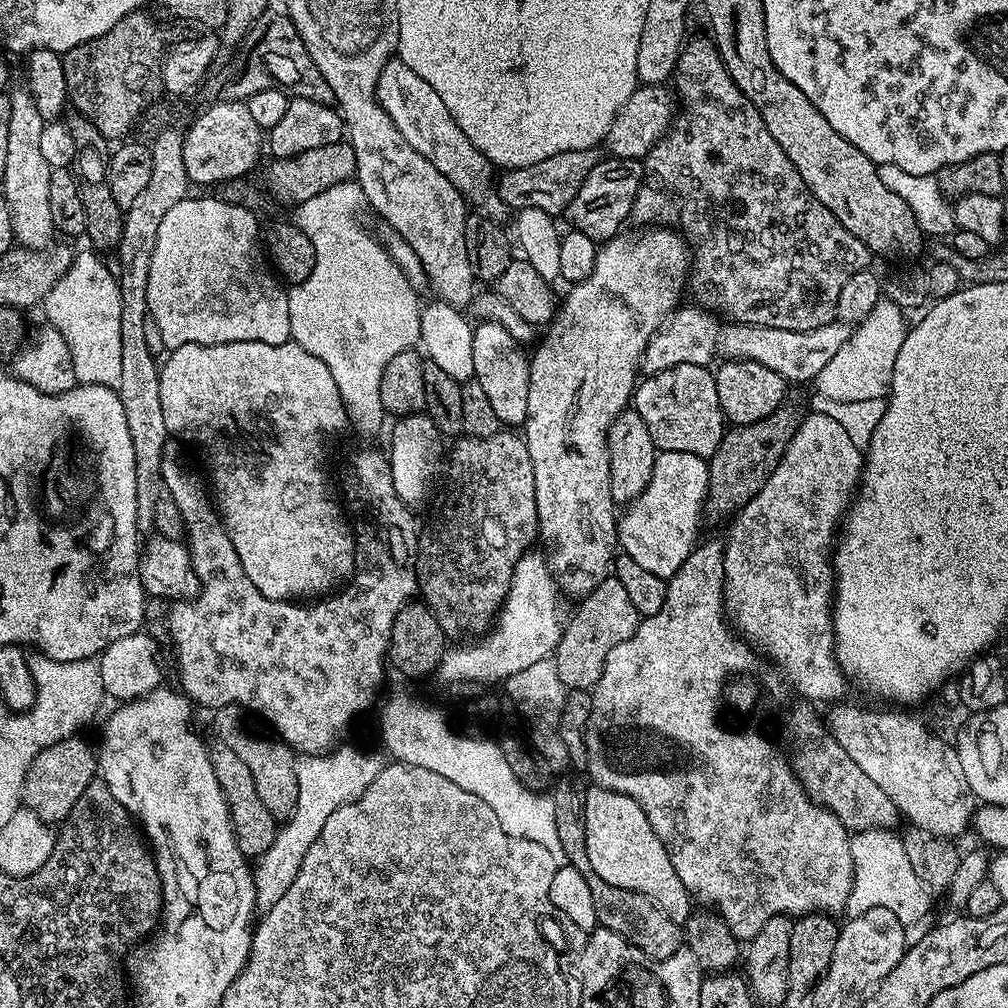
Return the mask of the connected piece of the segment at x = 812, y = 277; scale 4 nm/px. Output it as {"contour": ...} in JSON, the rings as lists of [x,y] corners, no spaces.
{"contour":[[[689,39],[685,43],[676,63],[675,80],[674,96],[678,101],[679,112],[672,127],[648,151],[648,155],[642,161],[644,177],[642,186],[638,186],[638,194],[634,198],[631,219],[637,220],[640,223],[637,225],[640,226],[667,226],[673,230],[679,229],[684,239],[688,241],[692,253],[687,291],[690,296],[692,292],[693,298],[696,299],[693,301],[699,307],[709,309],[721,317],[728,316],[724,318],[737,324],[774,326],[774,330],[809,332],[818,330],[818,326],[833,323],[838,310],[838,294],[842,294],[842,286],[846,286],[846,278],[851,278],[853,274],[865,271],[869,267],[870,253],[867,246],[858,238],[854,238],[854,234],[850,234],[850,230],[846,230],[846,226],[842,226],[842,222],[838,222],[838,218],[834,218],[834,214],[830,214],[830,210],[826,210],[826,206],[822,206],[822,202],[818,202],[818,198],[814,198],[810,194],[810,190],[806,186],[806,182],[802,182],[802,174],[798,174],[794,162],[790,162],[790,158],[786,158],[782,146],[778,146],[778,142],[774,142],[770,130],[766,130],[766,122],[762,122],[762,114],[758,114],[754,102],[750,102],[746,98],[746,94],[742,94],[742,90],[738,90],[734,78],[730,78],[720,57],[720,51],[716,49],[715,43],[711,39]]]}

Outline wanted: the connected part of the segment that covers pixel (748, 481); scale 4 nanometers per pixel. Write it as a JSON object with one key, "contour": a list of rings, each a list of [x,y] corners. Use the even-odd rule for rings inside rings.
{"contour":[[[792,398],[785,399],[783,404],[774,410],[774,414],[766,414],[766,418],[758,418],[758,422],[737,424],[729,427],[724,433],[722,442],[718,442],[718,450],[714,450],[708,461],[708,496],[704,500],[703,515],[712,520],[720,520],[724,515],[735,514],[766,486],[766,478],[774,474],[774,466],[782,462],[782,454],[786,446],[790,446],[790,438],[800,432],[800,424],[806,415],[805,405],[795,404]]]}

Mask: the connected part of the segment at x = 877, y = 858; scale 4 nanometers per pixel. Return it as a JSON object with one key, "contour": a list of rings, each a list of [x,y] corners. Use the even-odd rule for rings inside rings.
{"contour":[[[867,828],[864,832],[857,832],[851,837],[850,854],[854,858],[854,886],[850,890],[850,898],[846,909],[849,917],[866,914],[866,910],[885,908],[905,922],[922,919],[929,915],[933,897],[922,882],[918,882],[918,874],[910,866],[910,858],[906,858],[903,839],[894,837],[891,831],[882,828]]]}

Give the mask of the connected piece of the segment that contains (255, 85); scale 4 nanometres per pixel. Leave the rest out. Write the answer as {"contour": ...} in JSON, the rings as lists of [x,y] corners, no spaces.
{"contour":[[[267,10],[250,26],[248,33],[239,41],[240,49],[228,68],[228,81],[222,92],[225,100],[247,101],[248,97],[279,90],[292,98],[310,98],[310,102],[332,104],[332,87],[322,78],[322,70],[314,66],[314,58],[306,50],[294,22],[283,11]]]}

